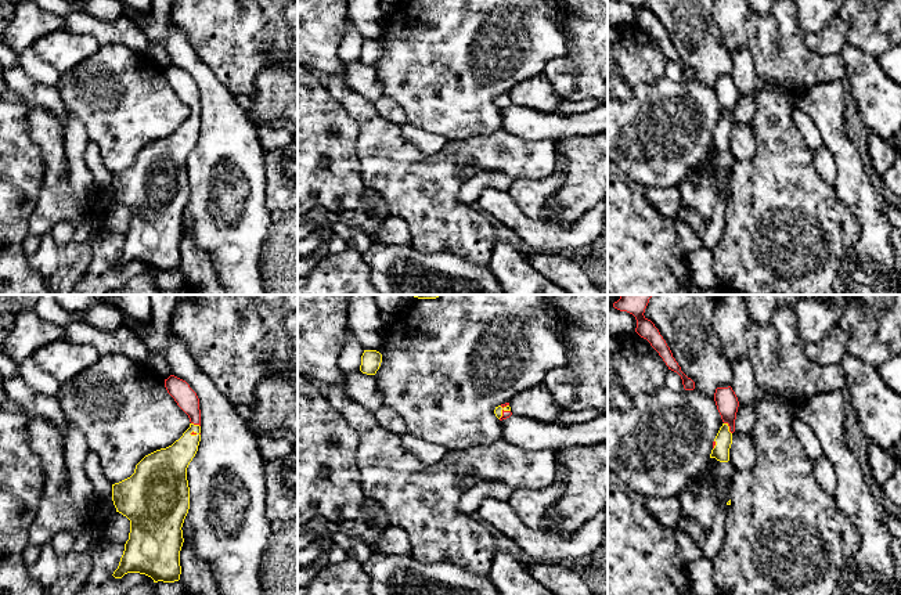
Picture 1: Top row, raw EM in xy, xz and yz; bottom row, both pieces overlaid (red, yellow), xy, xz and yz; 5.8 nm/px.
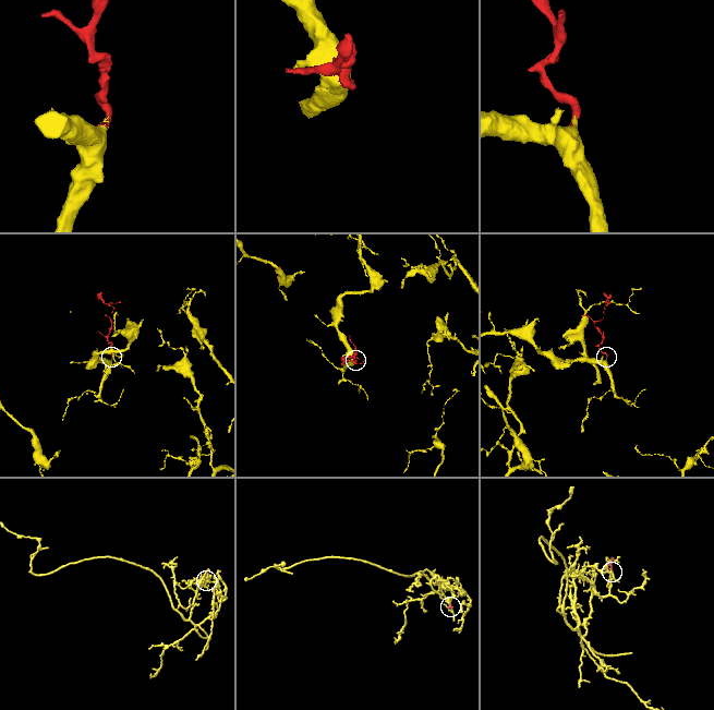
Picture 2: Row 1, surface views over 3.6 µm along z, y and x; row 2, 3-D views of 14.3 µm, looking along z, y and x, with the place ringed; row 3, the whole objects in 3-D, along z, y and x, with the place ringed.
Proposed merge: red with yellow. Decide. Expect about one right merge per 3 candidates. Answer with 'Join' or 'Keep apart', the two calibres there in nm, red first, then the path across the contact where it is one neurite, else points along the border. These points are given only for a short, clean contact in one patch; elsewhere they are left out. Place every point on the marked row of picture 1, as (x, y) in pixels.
Join. Thickness 130 nm (red) against 100 nm. Path across: yz (727, 403), (730, 428), (723, 440)

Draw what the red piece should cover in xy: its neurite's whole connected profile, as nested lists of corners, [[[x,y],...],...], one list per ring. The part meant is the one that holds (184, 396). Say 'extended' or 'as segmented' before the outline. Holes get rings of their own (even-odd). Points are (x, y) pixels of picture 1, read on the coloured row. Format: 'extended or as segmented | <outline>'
extended | [[[170,375],[165,379],[165,387],[188,415],[191,423],[172,446],[145,455],[136,465],[130,477],[112,484],[112,501],[116,512],[130,520],[129,540],[125,544],[119,566],[112,574],[115,578],[122,578],[127,573],[140,573],[151,577],[154,583],[180,580],[180,551],[184,542],[181,527],[190,509],[187,468],[201,441],[201,410],[197,393],[185,381]]]

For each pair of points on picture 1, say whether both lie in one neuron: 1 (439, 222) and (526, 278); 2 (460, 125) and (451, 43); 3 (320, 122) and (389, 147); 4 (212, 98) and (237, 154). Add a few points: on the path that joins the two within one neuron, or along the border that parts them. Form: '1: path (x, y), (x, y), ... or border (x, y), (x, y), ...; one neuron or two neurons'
1: border (496, 240), (492, 256), (486, 264); two neurons
2: path (458, 104), (451, 94), (451, 64); one neuron
3: border (343, 107), (359, 127), (357, 158), (361, 168); two neurons
4: path (219, 112), (229, 140); one neuron

